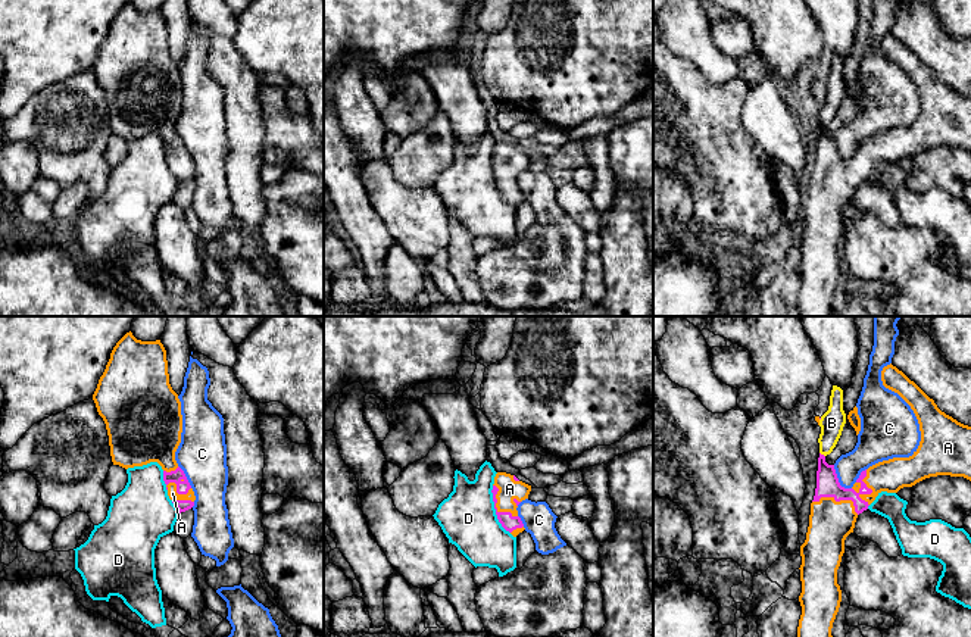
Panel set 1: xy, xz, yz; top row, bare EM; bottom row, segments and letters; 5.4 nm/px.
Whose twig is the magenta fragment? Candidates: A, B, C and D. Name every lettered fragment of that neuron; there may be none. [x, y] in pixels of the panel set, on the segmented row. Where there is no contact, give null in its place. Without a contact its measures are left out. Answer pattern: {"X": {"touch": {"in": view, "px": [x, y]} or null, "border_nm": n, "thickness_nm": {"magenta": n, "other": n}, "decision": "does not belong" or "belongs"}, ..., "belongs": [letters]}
{"A": {"touch": {"in": "yz", "px": [861, 487]}, "border_nm": 200, "thickness_nm": {"magenta": 130, "other": 180}, "decision": "belongs"}, "B": {"touch": {"in": "yz", "px": [823, 455]}, "border_nm": 40, "thickness_nm": {"magenta": 130, "other": 140}, "decision": "does not belong"}, "C": {"touch": {"in": "yz", "px": [837, 480]}, "border_nm": 170, "thickness_nm": {"magenta": 130, "other": 160}, "decision": "does not belong"}, "D": {"touch": {"in": "xz", "px": [495, 508]}, "border_nm": 280, "thickness_nm": {"magenta": 90, "other": 300}, "decision": "does not belong"}, "belongs": ["A"]}

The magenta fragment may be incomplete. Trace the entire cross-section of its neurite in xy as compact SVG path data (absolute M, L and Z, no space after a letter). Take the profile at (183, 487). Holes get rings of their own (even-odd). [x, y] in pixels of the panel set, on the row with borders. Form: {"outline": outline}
{"outline": "M127 332L113 347L93 400L106 424L113 465L128 469L157 462L179 513L191 509L196 496L175 460L181 402L169 384L160 340L141 341Z"}

